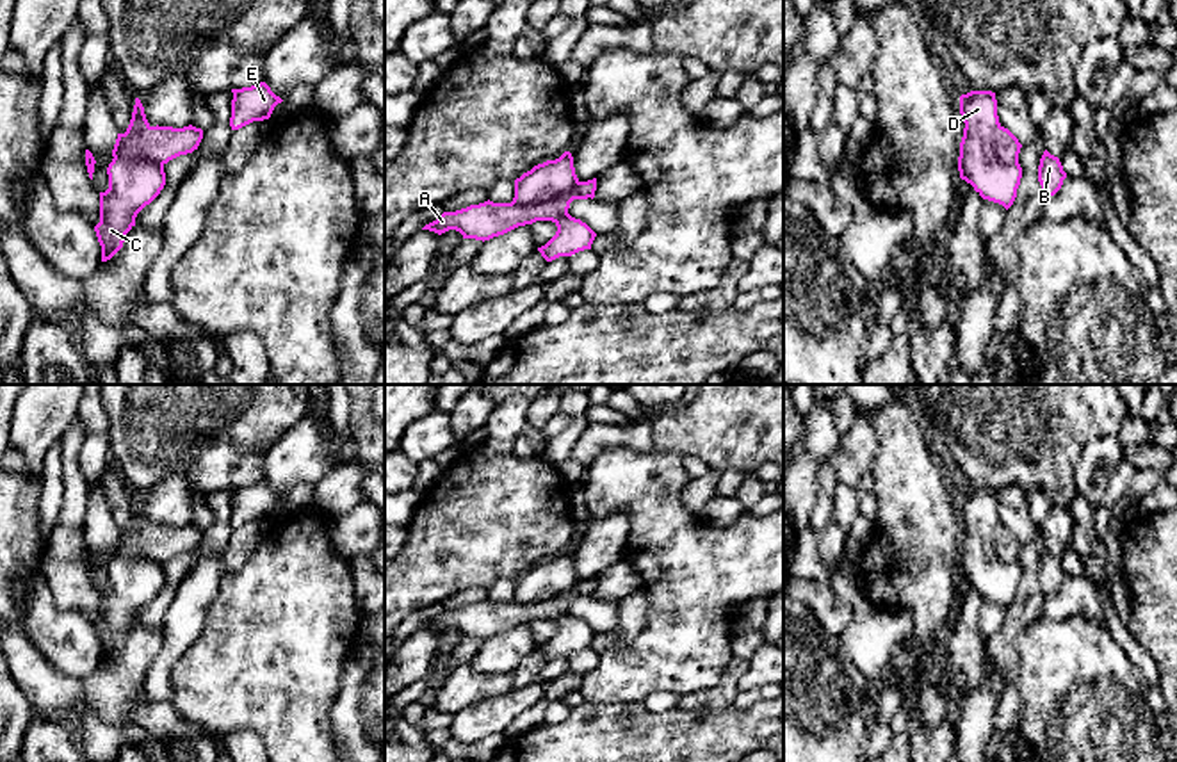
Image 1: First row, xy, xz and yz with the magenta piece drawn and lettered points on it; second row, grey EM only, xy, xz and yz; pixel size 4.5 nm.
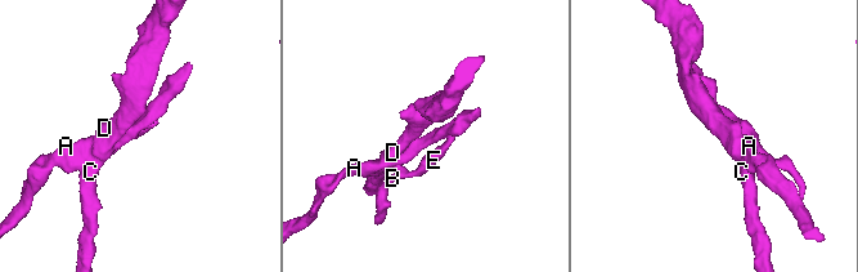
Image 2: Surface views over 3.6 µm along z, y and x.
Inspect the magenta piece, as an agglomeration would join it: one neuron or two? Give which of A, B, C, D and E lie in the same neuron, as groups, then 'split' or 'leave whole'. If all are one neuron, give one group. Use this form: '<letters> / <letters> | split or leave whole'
A / B C D E | split

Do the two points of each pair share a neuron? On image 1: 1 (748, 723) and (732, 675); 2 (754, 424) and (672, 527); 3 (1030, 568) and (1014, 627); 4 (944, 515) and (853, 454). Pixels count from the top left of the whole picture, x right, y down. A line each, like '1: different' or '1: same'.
1: different
2: different
3: same
4: different

